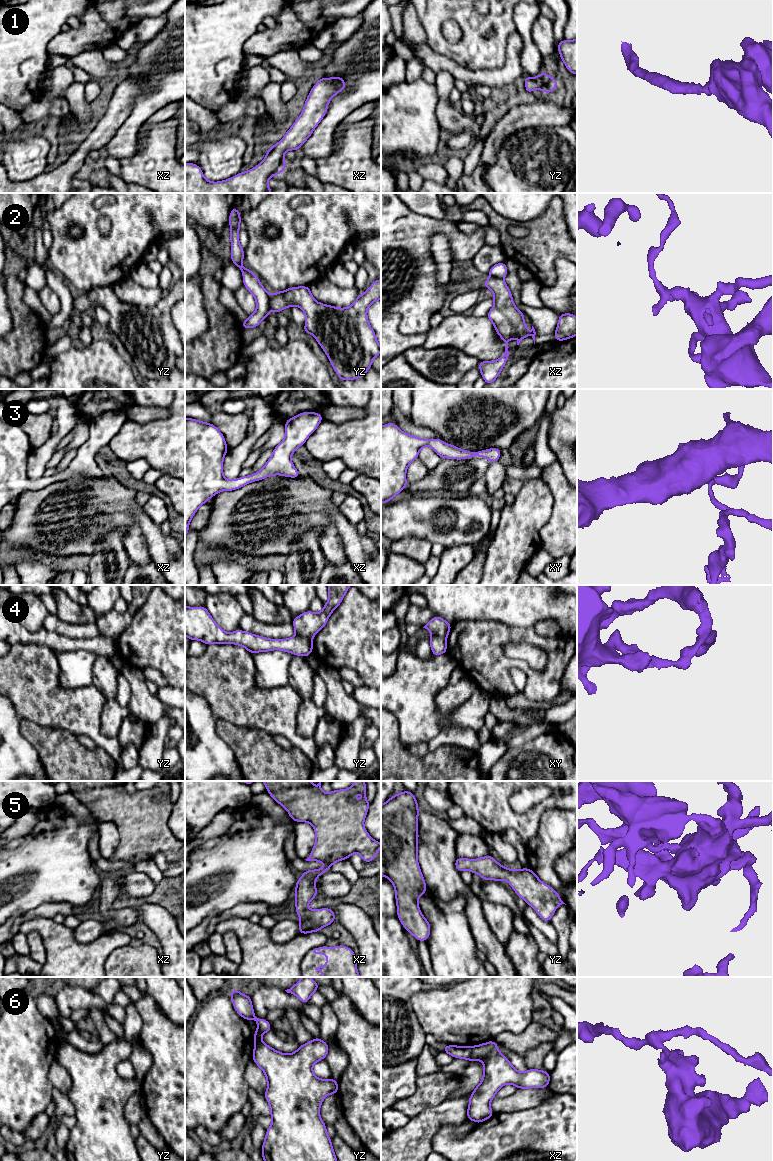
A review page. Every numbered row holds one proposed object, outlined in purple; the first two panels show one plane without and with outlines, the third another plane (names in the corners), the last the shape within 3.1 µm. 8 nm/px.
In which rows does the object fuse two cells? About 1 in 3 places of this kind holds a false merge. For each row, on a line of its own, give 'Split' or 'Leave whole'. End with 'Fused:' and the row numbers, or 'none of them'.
1: Leave whole
2: Split
3: Leave whole
4: Split
5: Leave whole
6: Split
Fused: 2, 4, 6

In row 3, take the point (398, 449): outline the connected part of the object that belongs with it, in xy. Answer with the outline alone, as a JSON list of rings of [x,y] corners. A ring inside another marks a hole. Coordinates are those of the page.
[[[387,423],[381,426],[381,504],[387,503],[407,487],[406,470],[426,446],[433,448],[442,459],[485,457],[495,463],[501,456],[499,448],[466,451],[446,444],[440,438],[423,439],[407,434],[399,429],[396,423]]]

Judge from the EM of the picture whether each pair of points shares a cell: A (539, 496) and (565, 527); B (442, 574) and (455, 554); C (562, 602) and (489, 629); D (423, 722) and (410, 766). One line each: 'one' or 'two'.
A: two
B: one
C: two
D: two

